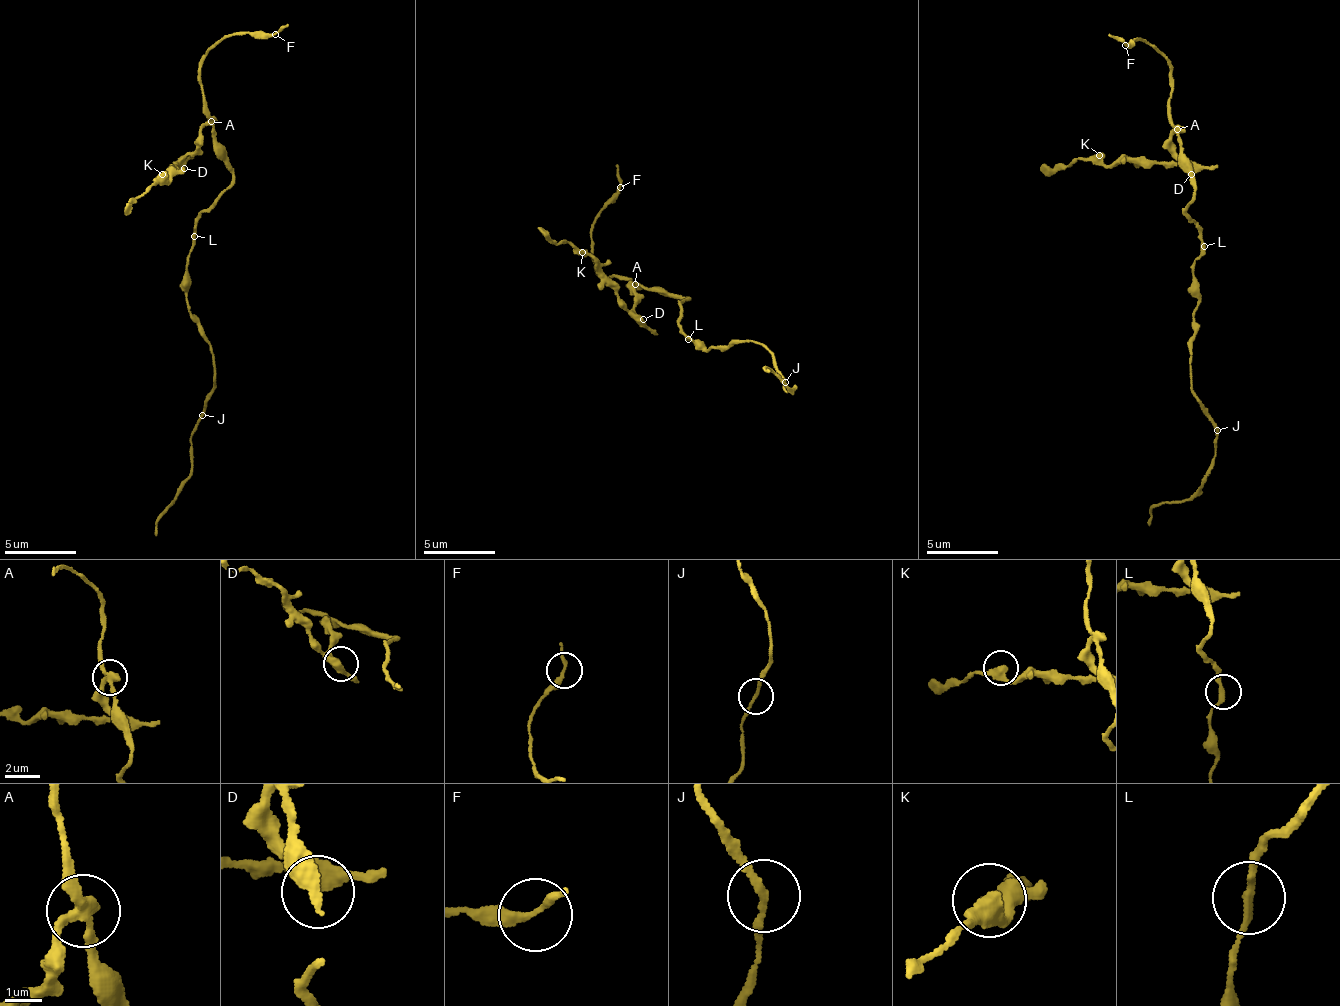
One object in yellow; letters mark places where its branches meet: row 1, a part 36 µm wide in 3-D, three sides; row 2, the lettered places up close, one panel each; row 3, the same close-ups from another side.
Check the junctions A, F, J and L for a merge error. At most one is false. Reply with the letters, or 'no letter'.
A

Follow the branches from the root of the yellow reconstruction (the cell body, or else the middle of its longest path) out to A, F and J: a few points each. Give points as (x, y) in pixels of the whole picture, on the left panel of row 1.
A: (192, 237), (192, 226), (197, 223), (199, 213), (215, 201), (231, 182), (231, 164), (212, 122)
F: (192, 237), (199, 213), (231, 182), (231, 164), (204, 99), (199, 60), (233, 35), (275, 35)
J: (192, 237), (186, 305), (213, 355), (215, 386), (204, 416)

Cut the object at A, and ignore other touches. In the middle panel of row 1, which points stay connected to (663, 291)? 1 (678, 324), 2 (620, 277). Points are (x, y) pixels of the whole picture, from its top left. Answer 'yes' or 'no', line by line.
1: yes
2: yes

